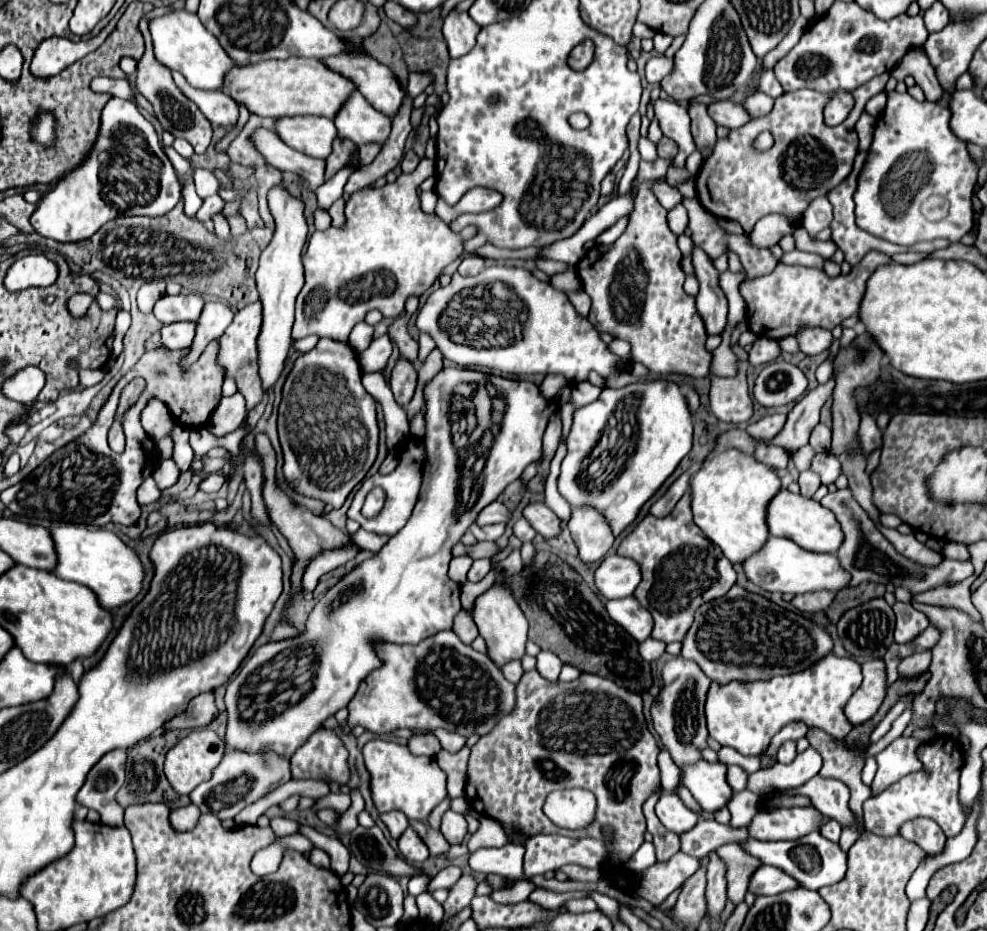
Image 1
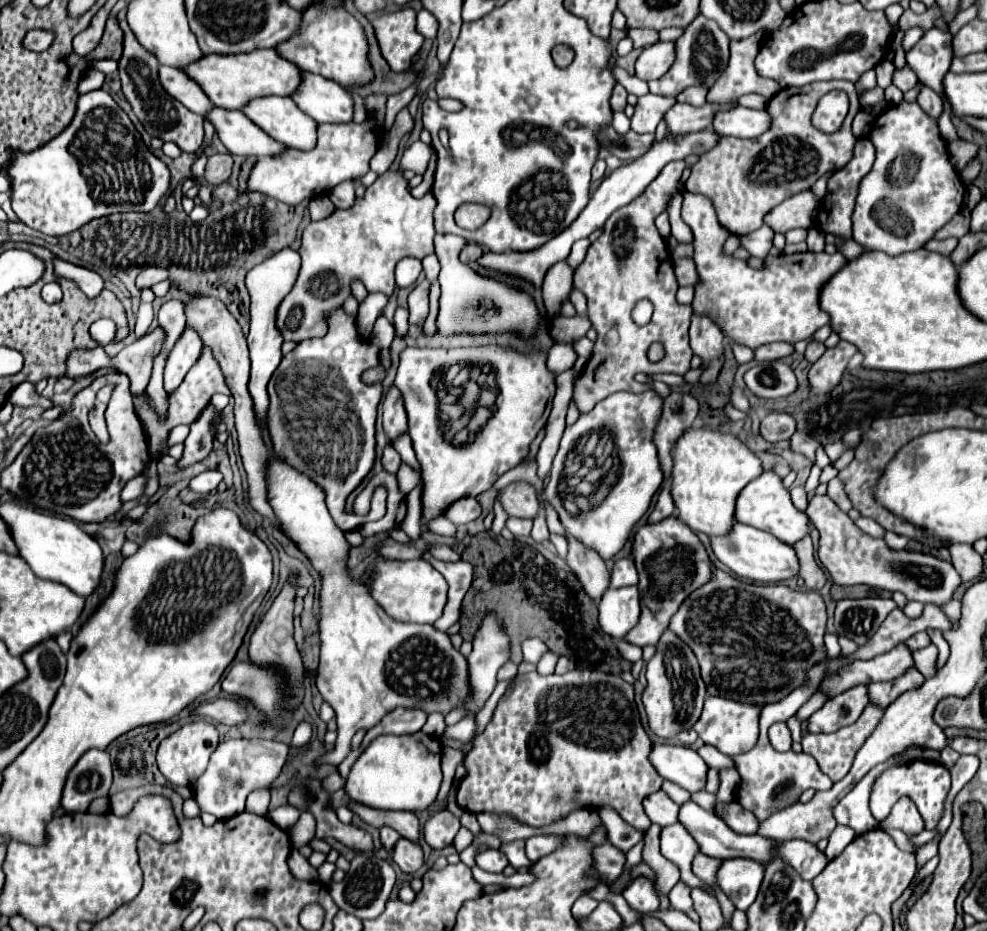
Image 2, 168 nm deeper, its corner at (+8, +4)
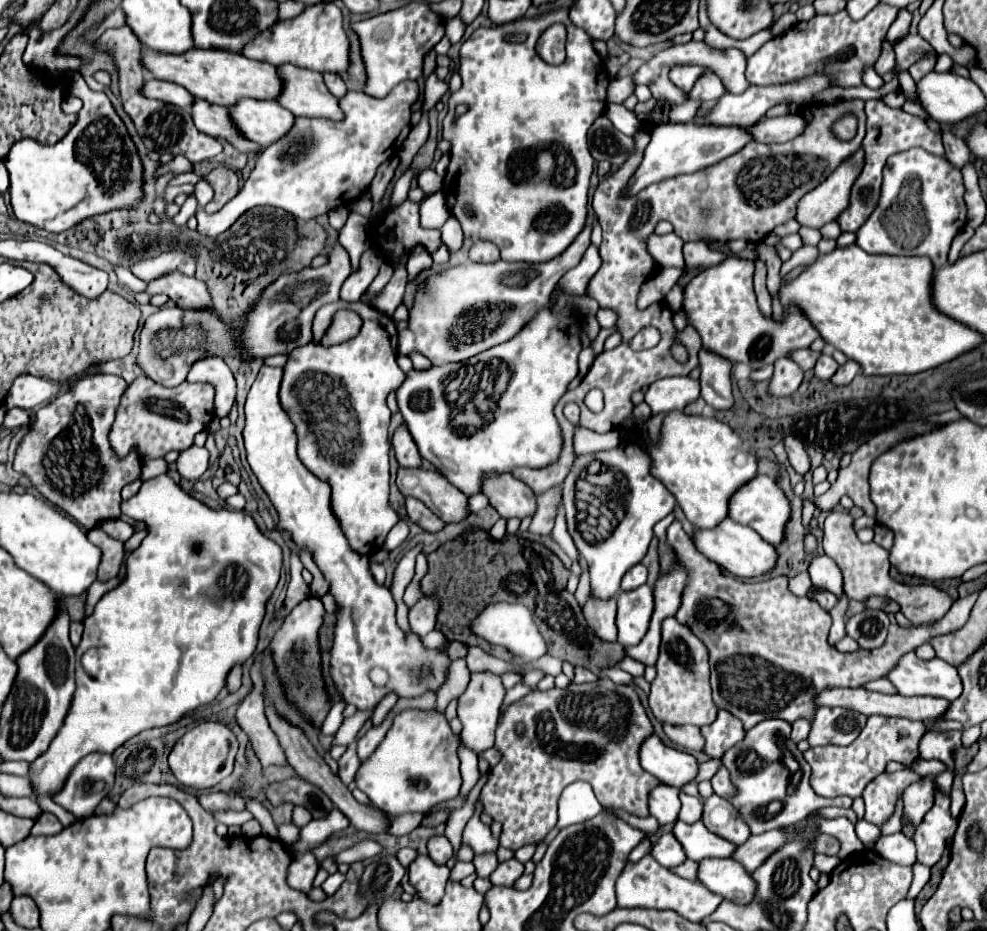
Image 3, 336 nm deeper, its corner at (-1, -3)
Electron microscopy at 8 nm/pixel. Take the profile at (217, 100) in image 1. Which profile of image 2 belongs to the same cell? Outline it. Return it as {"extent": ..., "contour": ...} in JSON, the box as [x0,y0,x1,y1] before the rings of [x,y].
{"extent":[158,65,212,117],"contour":[[[160,65],[158,79],[160,79],[160,85],[164,87],[164,91],[170,93],[174,99],[178,99],[186,109],[190,109],[202,117],[204,117],[204,113],[208,113],[208,109],[212,109],[212,103],[208,101],[208,97],[204,93],[200,93],[200,87],[190,77],[186,77],[182,71]]]}

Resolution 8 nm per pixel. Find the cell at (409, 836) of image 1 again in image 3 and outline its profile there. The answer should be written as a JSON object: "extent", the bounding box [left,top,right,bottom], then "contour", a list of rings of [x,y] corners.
{"extent":[407,854,449,902],"contour":[[[419,854],[411,866],[407,868],[409,882],[417,888],[419,898],[427,902],[441,900],[445,892],[445,882],[449,880],[449,868],[443,864],[435,864],[429,856]]]}

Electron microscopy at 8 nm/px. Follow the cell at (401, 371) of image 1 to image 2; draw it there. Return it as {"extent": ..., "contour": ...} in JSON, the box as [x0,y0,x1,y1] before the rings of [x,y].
{"extent":[382,387,408,443],"contour":[[[392,387],[382,403],[384,415],[382,415],[382,425],[384,425],[384,433],[388,435],[390,443],[394,443],[400,435],[406,433],[408,429],[408,421],[406,421],[406,411],[404,411],[404,403],[402,403],[402,395],[396,387]]]}

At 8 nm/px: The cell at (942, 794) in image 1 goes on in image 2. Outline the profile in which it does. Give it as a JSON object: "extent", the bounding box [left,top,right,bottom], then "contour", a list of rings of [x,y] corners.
{"extent":[870,761,950,831],"contour":[[[910,761],[902,767],[886,769],[884,773],[880,773],[880,777],[876,777],[876,781],[872,785],[872,793],[870,793],[870,813],[880,823],[880,821],[884,821],[884,817],[888,817],[892,805],[902,795],[908,795],[916,803],[916,807],[924,819],[924,829],[930,831],[938,825],[938,821],[942,817],[944,799],[946,799],[948,791],[950,791],[950,773],[946,767],[932,763],[932,761]]]}

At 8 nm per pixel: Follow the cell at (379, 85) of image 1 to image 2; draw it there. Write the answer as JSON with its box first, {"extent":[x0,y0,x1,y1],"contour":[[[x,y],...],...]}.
{"extent":[276,3,374,87],"contour":[[[312,3],[306,11],[302,11],[300,33],[276,45],[276,51],[302,71],[322,75],[344,87],[370,83],[374,75],[366,57],[368,45],[364,29],[344,7],[320,7],[318,3]]]}

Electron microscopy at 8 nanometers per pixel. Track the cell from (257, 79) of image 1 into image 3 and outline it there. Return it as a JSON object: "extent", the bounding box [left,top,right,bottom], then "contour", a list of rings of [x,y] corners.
{"extent":[143,50,283,108],"contour":[[[143,50],[143,64],[145,68],[159,80],[175,82],[187,88],[195,98],[203,98],[211,104],[231,108],[243,98],[255,100],[277,100],[283,92],[283,78],[279,68],[269,62],[249,60],[245,56],[233,56],[221,50],[191,50],[181,56],[165,56],[153,50]]]}

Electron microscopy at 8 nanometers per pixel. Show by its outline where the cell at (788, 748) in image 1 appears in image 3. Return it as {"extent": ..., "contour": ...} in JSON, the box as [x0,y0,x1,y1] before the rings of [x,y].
{"extent":[791,720,809,744],"contour":[[[797,720],[797,722],[793,722],[793,730],[791,730],[791,740],[797,744],[797,742],[801,742],[801,740],[805,740],[807,738],[807,734],[809,734],[809,722],[807,720]]]}

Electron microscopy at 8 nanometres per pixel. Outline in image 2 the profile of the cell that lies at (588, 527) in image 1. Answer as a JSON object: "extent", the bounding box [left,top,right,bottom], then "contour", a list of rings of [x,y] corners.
{"extent":[568,537,610,601],"contour":[[[568,537],[568,567],[582,583],[582,589],[592,597],[592,601],[600,601],[604,591],[610,587],[610,571],[604,561],[596,555],[596,551],[586,549],[574,537]]]}

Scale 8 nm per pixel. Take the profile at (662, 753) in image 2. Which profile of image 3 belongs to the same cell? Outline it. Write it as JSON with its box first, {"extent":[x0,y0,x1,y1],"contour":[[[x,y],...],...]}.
{"extent":[641,734,699,790],"contour":[[[655,734],[641,746],[641,766],[661,784],[679,790],[693,782],[699,772],[699,762],[693,754],[665,746]]]}

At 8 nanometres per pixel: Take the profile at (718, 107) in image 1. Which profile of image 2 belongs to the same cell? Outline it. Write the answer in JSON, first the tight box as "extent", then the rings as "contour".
{"extent":[712,105,772,139],"contour":[[[736,105],[730,111],[716,113],[712,129],[720,135],[740,137],[740,139],[756,139],[766,133],[772,125],[772,117],[768,117],[766,109],[750,109]]]}

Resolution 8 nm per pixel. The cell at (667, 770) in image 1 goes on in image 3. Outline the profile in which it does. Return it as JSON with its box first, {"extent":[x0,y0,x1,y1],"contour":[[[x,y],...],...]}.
{"extent":[679,792,703,824],"contour":[[[679,792],[679,800],[681,800],[681,812],[679,812],[679,820],[687,822],[687,824],[693,824],[701,818],[703,814],[703,804],[695,798],[695,796],[689,796],[685,792]]]}

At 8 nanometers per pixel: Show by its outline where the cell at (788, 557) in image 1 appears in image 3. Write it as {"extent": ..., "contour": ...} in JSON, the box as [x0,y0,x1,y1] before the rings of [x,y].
{"extent":[695,518,779,578],"contour":[[[725,518],[713,530],[697,530],[695,544],[697,544],[699,552],[709,556],[709,560],[717,562],[719,566],[723,566],[725,570],[729,570],[731,574],[735,574],[739,578],[757,578],[761,574],[767,574],[777,566],[777,560],[779,560],[779,554],[773,544],[765,542],[751,528],[745,528],[729,518]]]}

